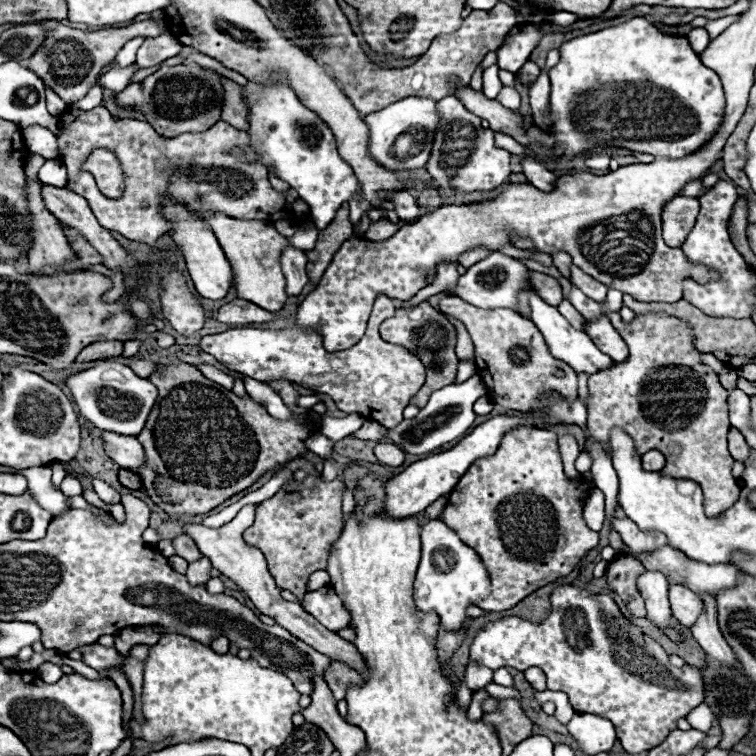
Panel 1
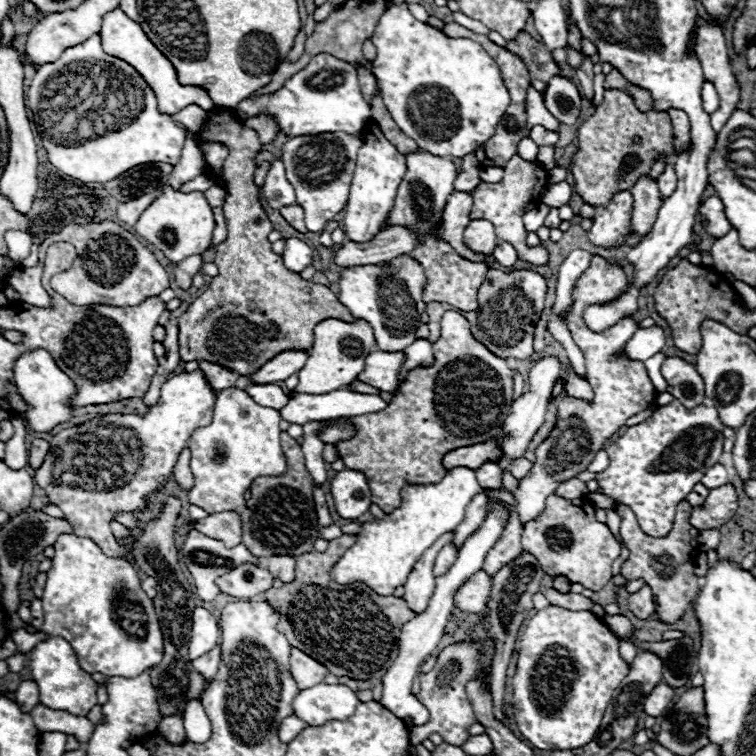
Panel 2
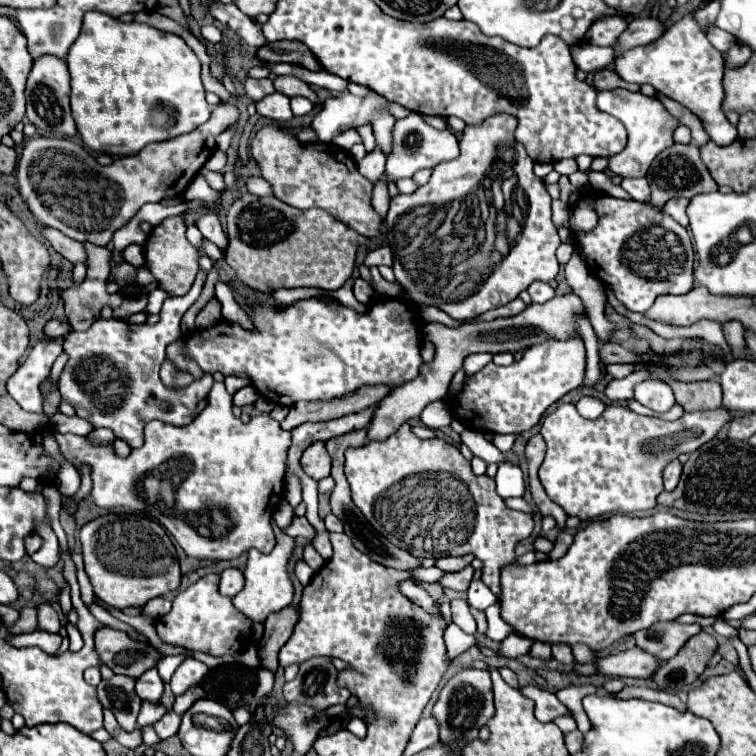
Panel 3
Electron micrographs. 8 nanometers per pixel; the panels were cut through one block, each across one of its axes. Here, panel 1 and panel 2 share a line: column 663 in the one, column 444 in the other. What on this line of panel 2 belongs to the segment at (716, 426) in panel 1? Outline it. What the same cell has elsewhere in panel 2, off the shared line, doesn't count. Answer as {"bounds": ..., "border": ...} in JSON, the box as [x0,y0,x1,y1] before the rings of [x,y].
{"bounds":[336,310,514,514],"border":[[[448,310],[448,312],[442,316],[440,326],[442,326],[440,338],[438,338],[438,342],[434,342],[434,364],[432,364],[430,368],[414,368],[414,370],[410,370],[408,376],[406,376],[406,380],[400,384],[398,392],[394,392],[394,400],[392,400],[382,412],[362,414],[362,416],[350,416],[348,420],[350,420],[350,424],[354,426],[356,436],[350,438],[350,440],[340,440],[340,442],[336,444],[336,452],[338,452],[338,456],[344,460],[346,468],[354,468],[354,470],[360,470],[360,472],[366,474],[368,484],[370,484],[370,488],[372,488],[372,500],[374,500],[374,504],[382,506],[382,510],[384,510],[386,514],[390,514],[390,512],[394,512],[396,508],[400,508],[400,500],[402,500],[402,498],[400,498],[400,492],[402,492],[404,484],[434,484],[434,482],[442,480],[442,476],[446,474],[446,468],[442,466],[442,456],[444,456],[446,452],[450,452],[450,450],[454,450],[454,448],[458,448],[458,446],[472,446],[472,444],[486,442],[486,440],[494,438],[494,436],[500,432],[500,428],[502,428],[506,416],[510,414],[512,396],[514,396],[514,372],[510,370],[508,362],[502,360],[500,356],[494,356],[482,342],[474,340],[474,336],[472,336],[472,332],[470,332],[470,322],[468,322],[460,312]]]}

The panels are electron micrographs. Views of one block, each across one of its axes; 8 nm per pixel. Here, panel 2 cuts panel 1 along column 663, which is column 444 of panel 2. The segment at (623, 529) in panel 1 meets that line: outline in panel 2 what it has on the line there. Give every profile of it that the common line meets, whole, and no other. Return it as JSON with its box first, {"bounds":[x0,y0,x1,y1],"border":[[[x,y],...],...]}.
{"bounds":[404,532,454,612],"border":[[[446,532],[446,536],[440,536],[438,538],[438,544],[434,544],[434,548],[426,550],[420,560],[414,564],[406,584],[404,584],[404,600],[408,602],[408,606],[414,610],[414,612],[422,612],[436,588],[436,582],[434,582],[434,560],[438,556],[438,552],[448,544],[452,542],[454,538],[454,532]]]}

